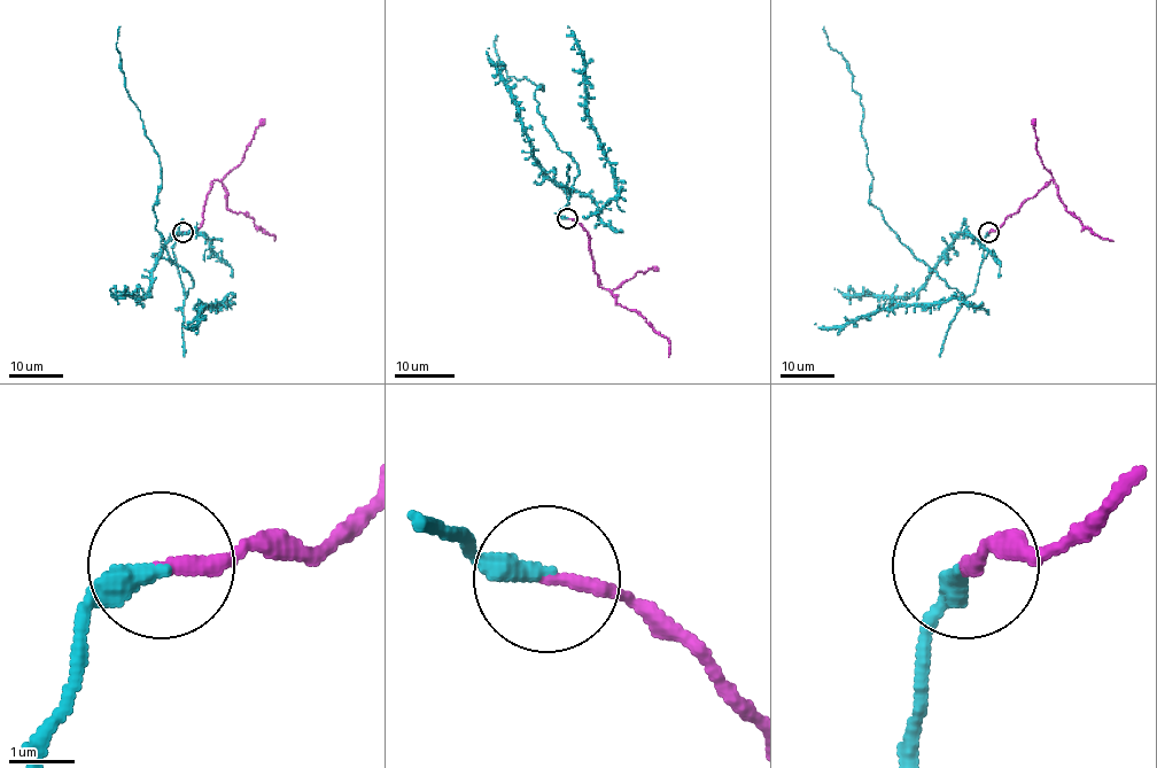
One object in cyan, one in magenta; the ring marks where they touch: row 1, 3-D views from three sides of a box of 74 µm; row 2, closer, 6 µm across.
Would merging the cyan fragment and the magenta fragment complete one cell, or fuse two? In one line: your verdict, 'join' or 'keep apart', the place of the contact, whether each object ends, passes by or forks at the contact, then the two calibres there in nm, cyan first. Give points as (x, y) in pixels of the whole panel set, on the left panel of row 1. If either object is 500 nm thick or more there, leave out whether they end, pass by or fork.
join | (183, 232) | cyan ends | magenta ends | 360/240 nm

